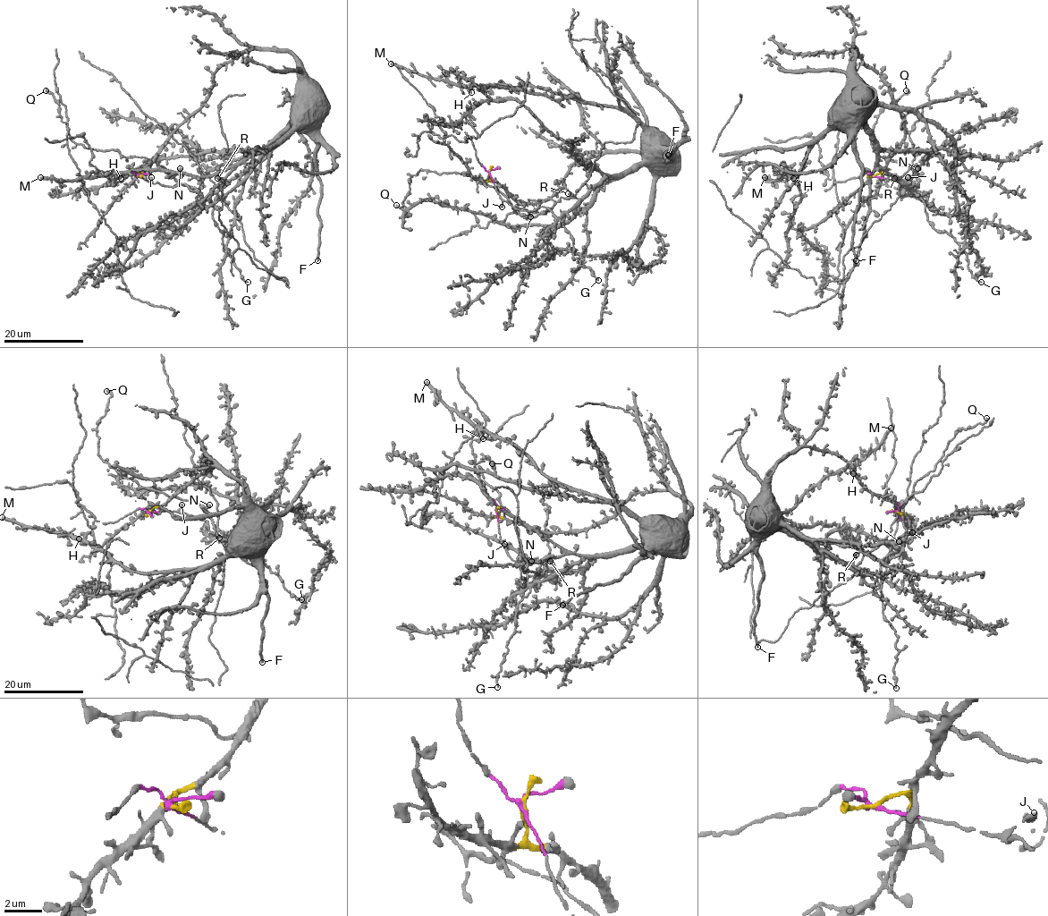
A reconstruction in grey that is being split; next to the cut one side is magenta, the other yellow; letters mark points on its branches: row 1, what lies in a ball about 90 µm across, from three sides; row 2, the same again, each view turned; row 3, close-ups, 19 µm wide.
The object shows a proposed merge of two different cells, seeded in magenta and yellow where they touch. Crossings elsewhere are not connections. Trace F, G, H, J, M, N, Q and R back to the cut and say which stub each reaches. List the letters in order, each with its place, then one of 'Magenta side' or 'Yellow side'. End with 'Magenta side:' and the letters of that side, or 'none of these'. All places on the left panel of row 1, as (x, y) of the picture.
F: Place: (317, 260). Yellow side
G: Place: (248, 282). Magenta side
H: Place: (121, 178). Yellow side
J: Place: (151, 177). Magenta side
M: Place: (40, 177). Yellow side
N: Place: (180, 168). Magenta side
Q: Place: (46, 90). Magenta side
R: Place: (217, 178). Yellow side
Magenta side: G, J, N, Q

